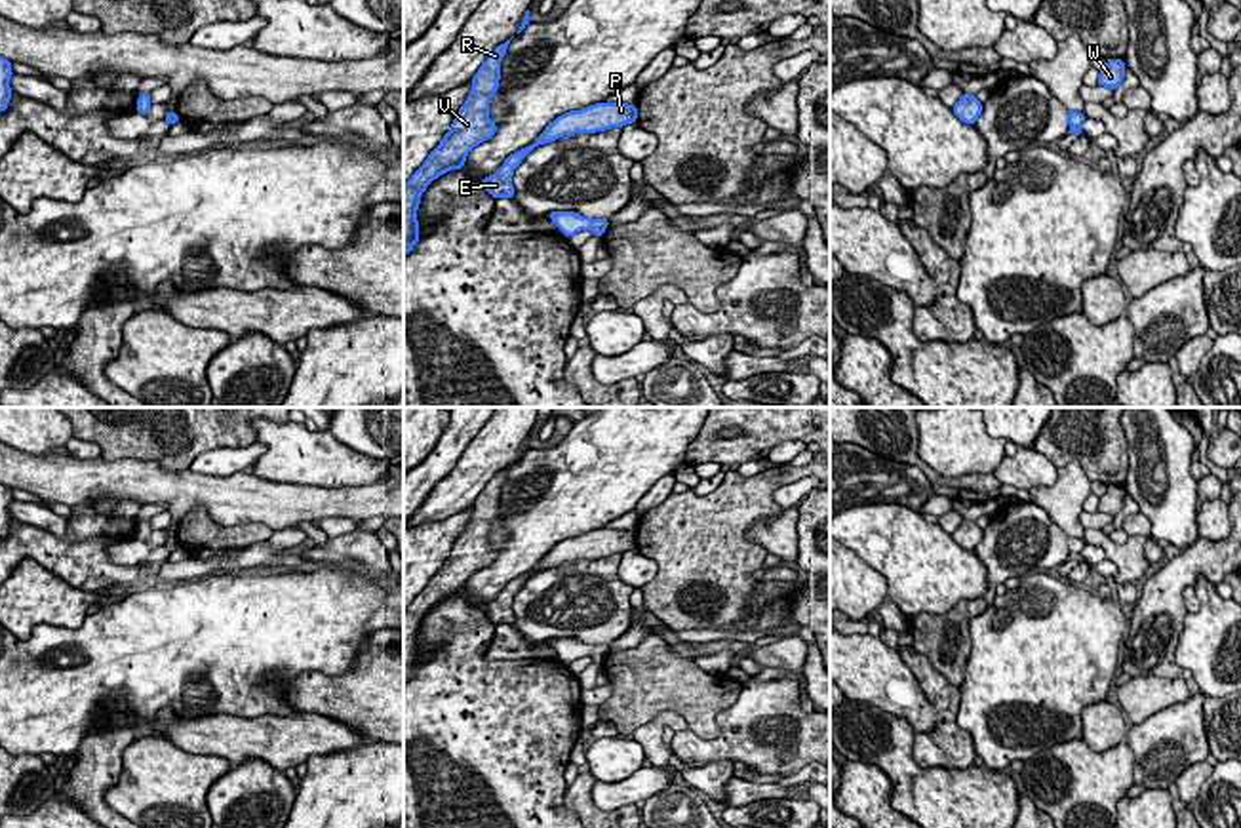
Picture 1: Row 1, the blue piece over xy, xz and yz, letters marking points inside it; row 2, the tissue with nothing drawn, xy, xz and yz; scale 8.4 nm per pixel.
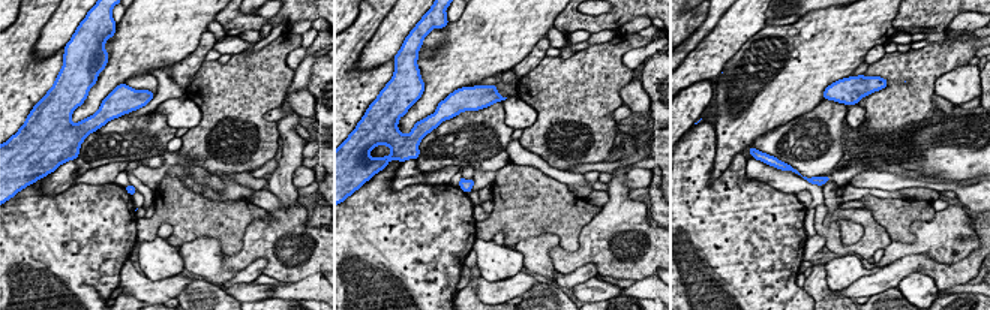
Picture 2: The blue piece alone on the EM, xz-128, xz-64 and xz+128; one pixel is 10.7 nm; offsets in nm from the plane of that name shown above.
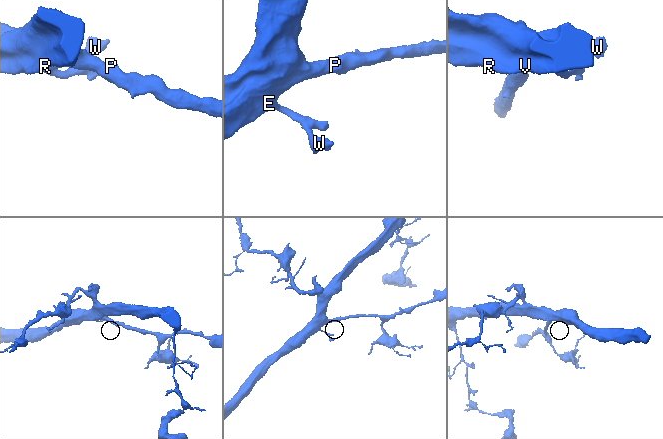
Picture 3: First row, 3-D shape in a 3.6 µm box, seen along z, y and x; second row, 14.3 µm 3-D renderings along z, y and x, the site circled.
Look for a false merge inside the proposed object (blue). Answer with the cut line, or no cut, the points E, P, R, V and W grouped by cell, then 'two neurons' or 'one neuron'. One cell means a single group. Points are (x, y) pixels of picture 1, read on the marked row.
no cut | E P R V W | one neuron

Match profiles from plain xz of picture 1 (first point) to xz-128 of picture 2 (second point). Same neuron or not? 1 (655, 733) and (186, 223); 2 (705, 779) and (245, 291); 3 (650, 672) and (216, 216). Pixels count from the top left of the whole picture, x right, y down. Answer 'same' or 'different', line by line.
1: different
2: different
3: same

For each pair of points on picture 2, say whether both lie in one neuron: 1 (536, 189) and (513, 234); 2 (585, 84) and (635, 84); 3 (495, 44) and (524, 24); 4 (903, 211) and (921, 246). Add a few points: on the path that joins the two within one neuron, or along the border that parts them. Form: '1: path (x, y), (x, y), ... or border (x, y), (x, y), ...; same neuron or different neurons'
1: path (527, 199), (516, 223); same neuron
2: border (633, 78), (620, 90), (621, 102); different neurons
3: path (503, 36), (516, 24); same neuron
4: border (936, 211), (911, 225), (912, 241), (893, 241); different neurons

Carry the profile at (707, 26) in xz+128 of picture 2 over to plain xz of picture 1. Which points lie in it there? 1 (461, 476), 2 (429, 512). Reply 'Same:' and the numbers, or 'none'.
Same: none

